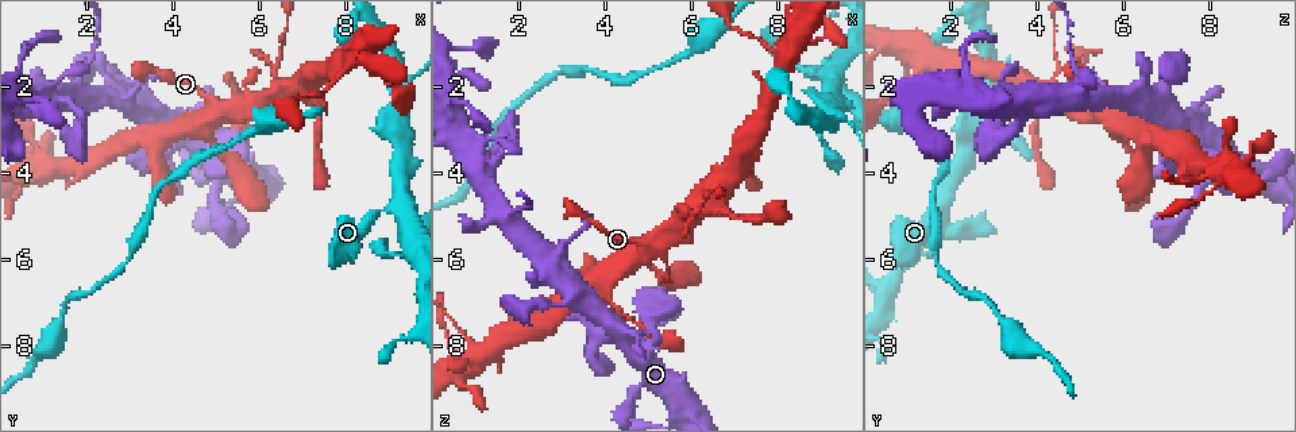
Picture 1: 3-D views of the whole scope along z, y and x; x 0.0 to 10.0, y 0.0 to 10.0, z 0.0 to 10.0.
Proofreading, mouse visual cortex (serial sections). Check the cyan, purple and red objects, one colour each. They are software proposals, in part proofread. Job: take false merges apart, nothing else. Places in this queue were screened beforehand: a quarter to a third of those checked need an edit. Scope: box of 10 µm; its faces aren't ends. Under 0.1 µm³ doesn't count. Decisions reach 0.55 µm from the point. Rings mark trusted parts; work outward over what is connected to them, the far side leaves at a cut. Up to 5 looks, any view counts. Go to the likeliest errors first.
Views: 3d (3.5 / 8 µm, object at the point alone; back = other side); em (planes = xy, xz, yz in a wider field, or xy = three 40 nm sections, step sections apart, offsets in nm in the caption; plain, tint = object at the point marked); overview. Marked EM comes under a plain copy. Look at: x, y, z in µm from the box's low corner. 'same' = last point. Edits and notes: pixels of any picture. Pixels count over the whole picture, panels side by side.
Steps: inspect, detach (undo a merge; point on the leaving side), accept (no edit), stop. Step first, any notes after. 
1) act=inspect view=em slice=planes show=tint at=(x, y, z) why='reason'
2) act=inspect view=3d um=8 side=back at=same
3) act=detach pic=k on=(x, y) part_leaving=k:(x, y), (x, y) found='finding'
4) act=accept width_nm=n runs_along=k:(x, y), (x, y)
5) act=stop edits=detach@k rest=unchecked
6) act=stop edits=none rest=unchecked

act=inspect view=3d um=3.5 at=(9.15, 4.75, 1.80) why='four arms meet'

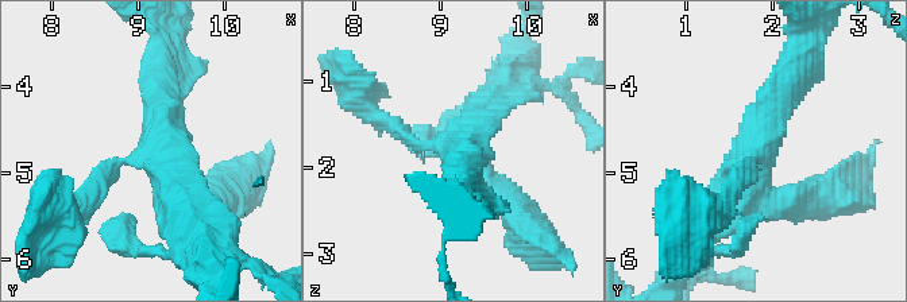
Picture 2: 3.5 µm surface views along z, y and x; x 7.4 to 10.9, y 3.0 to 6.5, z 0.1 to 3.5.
act=inspect view=em slice=xy step=2 show=tint at=(9.10, 4.80, 1.80) why='need the tissue'

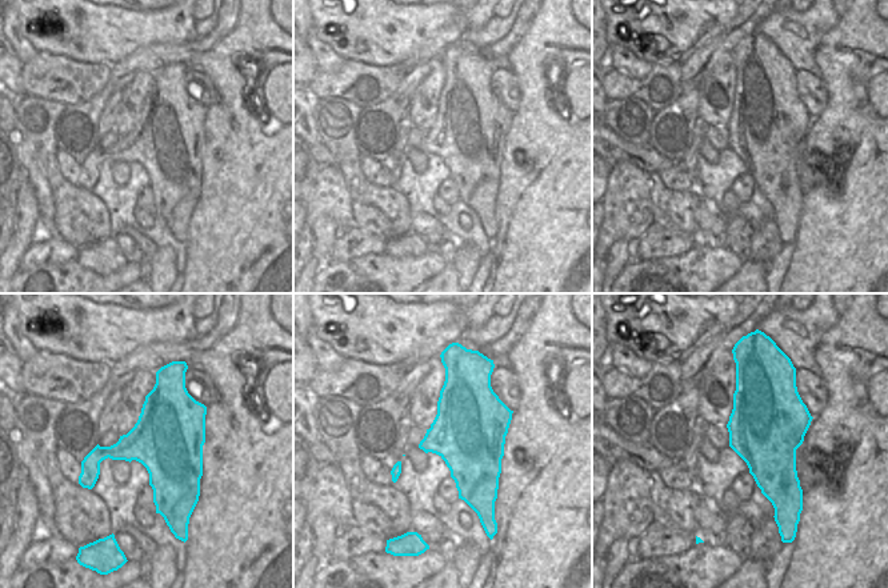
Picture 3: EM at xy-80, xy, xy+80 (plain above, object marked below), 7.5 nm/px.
act=accept width_nm=550 runs_along=2:(88, 198), (108, 169), (162, 140), (162, 74) found='one cell here'

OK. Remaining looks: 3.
act=inspect view=3d um=3.5 at=(8.90, 1.80, 0.90) why='thin neck'

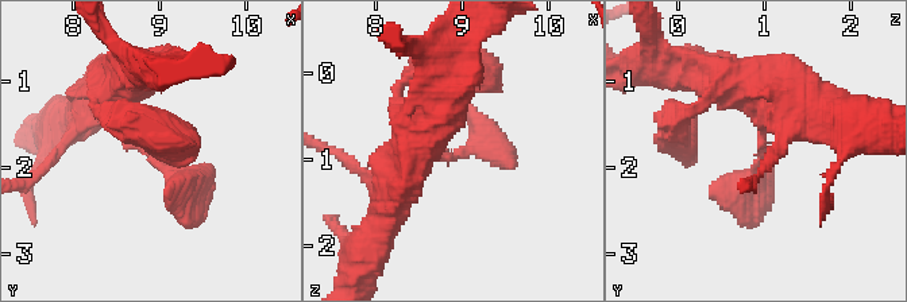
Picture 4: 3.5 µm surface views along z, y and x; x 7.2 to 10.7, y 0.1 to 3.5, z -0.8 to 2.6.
act=inspect view=em slice=planes show=tint at=(8.85, 1.85, 0.95) why='now the EM'

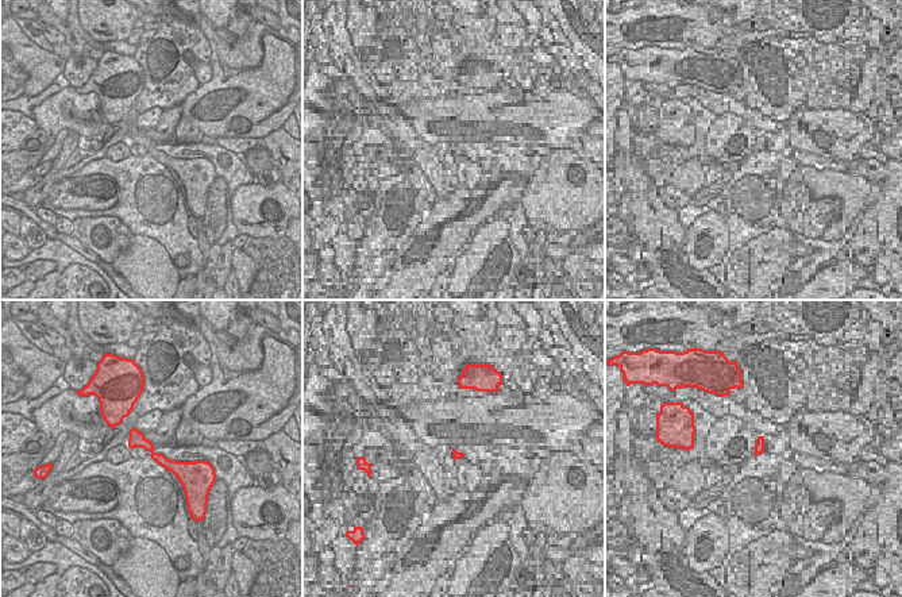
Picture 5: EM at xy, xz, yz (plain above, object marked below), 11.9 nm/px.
act=accept runs_along=4:(101, 88), (201, 221) found='one cell here'

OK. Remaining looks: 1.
act=stop edits=none rest=unchecked

